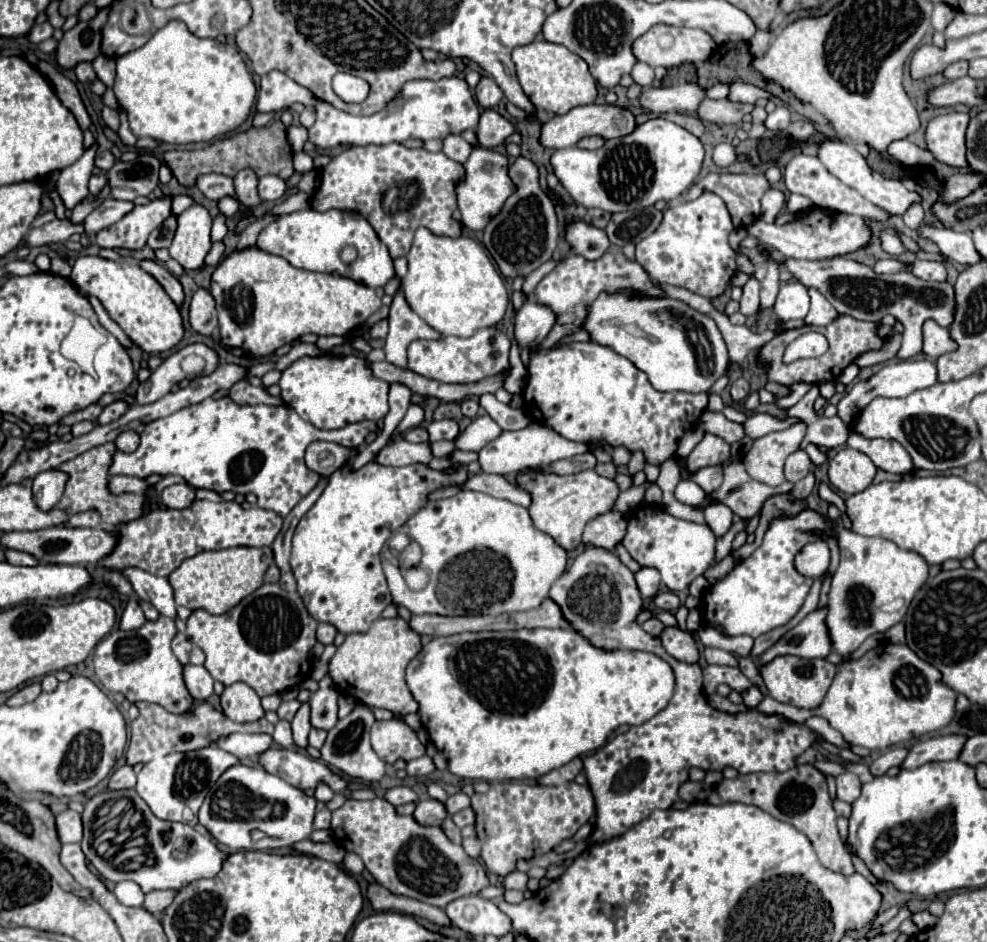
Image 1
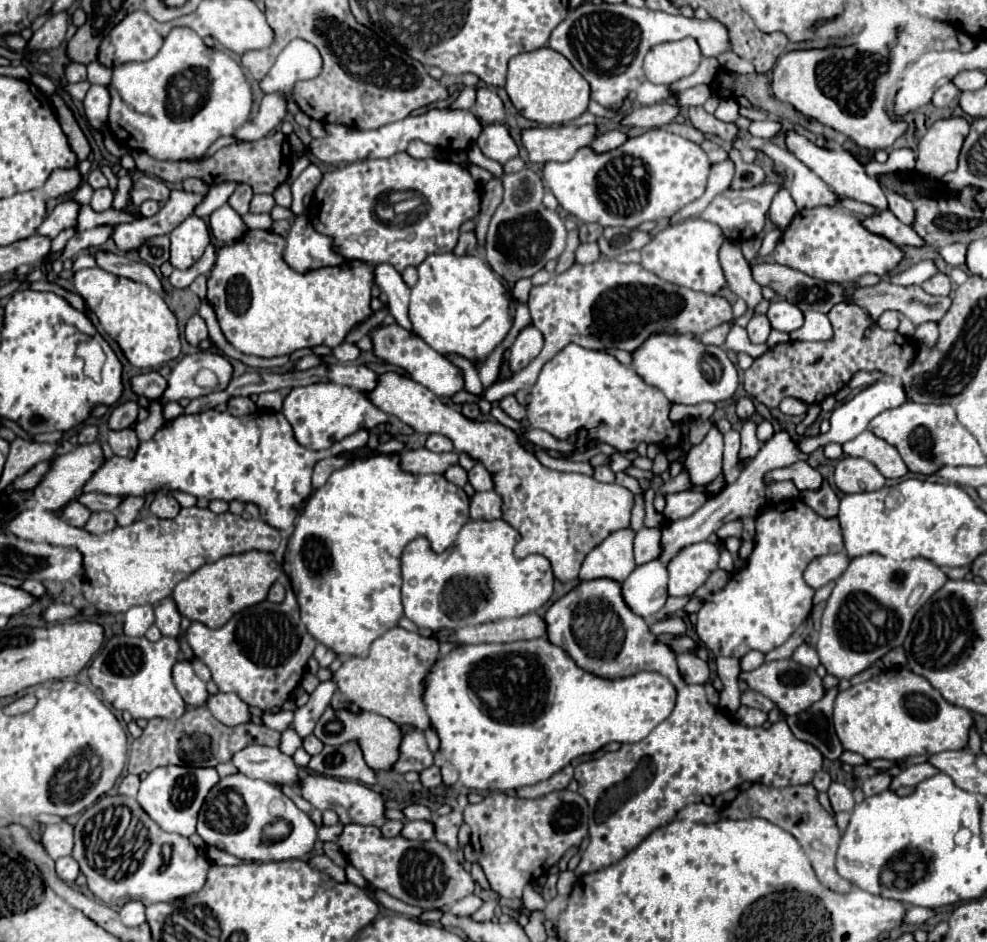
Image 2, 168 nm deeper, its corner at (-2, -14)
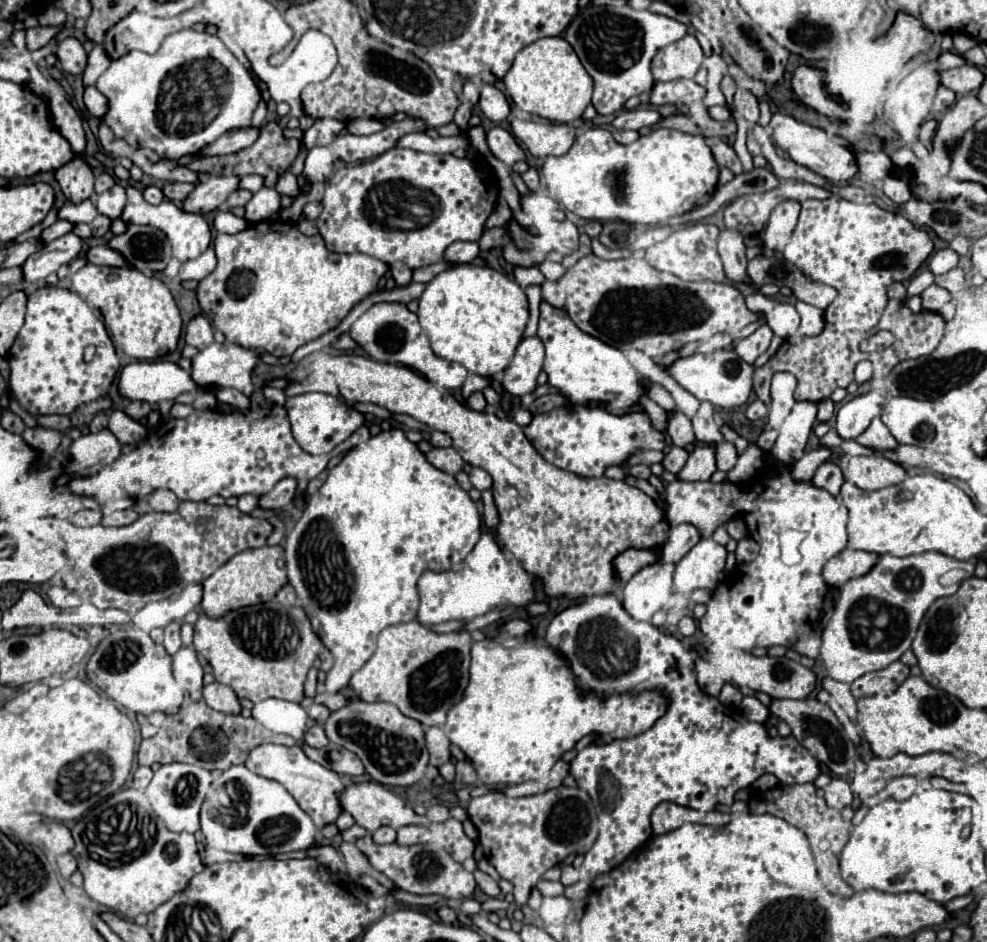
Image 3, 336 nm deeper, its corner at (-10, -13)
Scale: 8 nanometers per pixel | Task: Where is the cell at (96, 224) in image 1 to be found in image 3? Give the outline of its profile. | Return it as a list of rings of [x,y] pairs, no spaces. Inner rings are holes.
[[[66,233],[60,239],[54,239],[50,245],[42,247],[38,253],[32,253],[22,265],[22,281],[36,283],[50,273],[56,273],[60,265],[70,263],[82,249],[82,239],[74,233]]]

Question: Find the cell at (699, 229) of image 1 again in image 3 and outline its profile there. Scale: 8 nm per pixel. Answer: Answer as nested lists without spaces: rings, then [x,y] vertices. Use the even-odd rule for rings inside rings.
[[[694,223],[686,225],[678,231],[674,231],[666,241],[656,243],[654,247],[648,249],[648,263],[656,267],[658,271],[668,271],[684,281],[724,281],[724,269],[722,261],[716,251],[716,239],[718,239],[718,227],[716,225],[704,225],[704,223]]]

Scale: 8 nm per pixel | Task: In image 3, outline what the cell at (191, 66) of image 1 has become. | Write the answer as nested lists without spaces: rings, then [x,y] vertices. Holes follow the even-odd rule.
[[[184,29],[168,35],[156,53],[130,51],[120,59],[114,59],[110,67],[98,77],[96,89],[108,99],[108,111],[102,121],[132,147],[148,147],[160,155],[160,159],[178,161],[182,155],[198,153],[204,145],[214,143],[220,135],[232,129],[250,127],[252,113],[260,103],[260,93],[246,67],[224,47],[216,35]],[[222,73],[230,77],[230,93],[222,101]]]

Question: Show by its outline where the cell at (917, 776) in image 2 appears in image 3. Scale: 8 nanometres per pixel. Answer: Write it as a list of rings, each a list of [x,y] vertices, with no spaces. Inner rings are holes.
[[[896,777],[892,781],[886,783],[886,787],[872,797],[872,803],[870,805],[876,805],[876,803],[882,803],[886,799],[896,799],[896,801],[904,801],[908,797],[912,797],[914,793],[914,783],[916,779],[914,777]]]

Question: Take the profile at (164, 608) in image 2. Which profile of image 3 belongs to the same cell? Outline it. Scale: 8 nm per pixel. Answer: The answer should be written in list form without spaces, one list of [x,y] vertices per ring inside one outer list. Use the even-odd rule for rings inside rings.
[[[178,623],[166,627],[166,631],[164,631],[164,647],[166,647],[166,653],[168,655],[174,655],[182,647],[182,641],[180,641],[180,625]]]

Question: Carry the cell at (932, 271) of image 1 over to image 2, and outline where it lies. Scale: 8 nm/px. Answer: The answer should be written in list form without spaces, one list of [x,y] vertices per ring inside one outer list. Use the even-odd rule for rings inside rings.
[[[936,274],[922,284],[922,290],[928,294],[936,294],[936,296],[948,296],[950,294],[950,280],[946,274]]]

